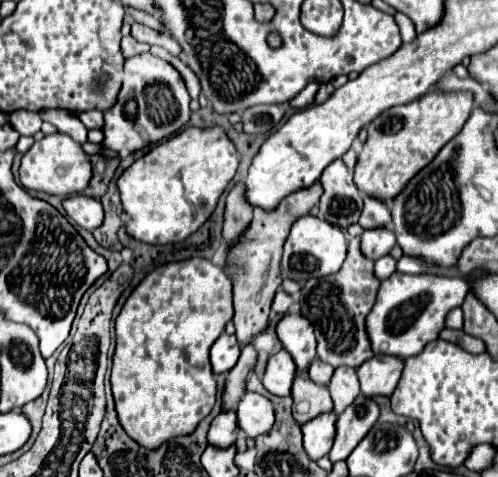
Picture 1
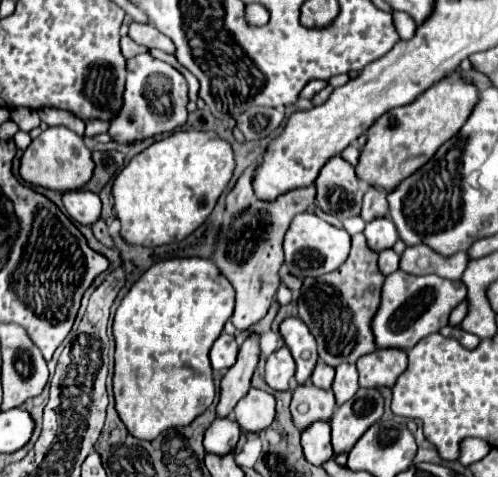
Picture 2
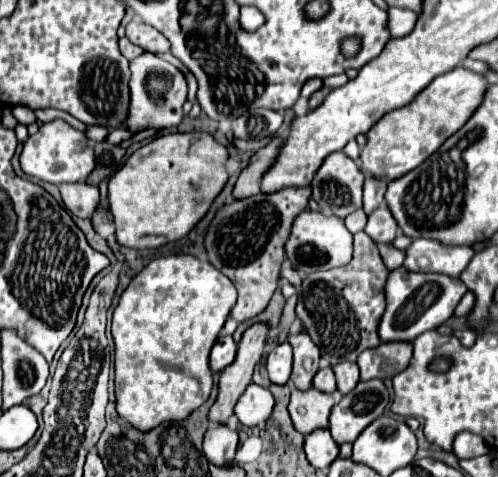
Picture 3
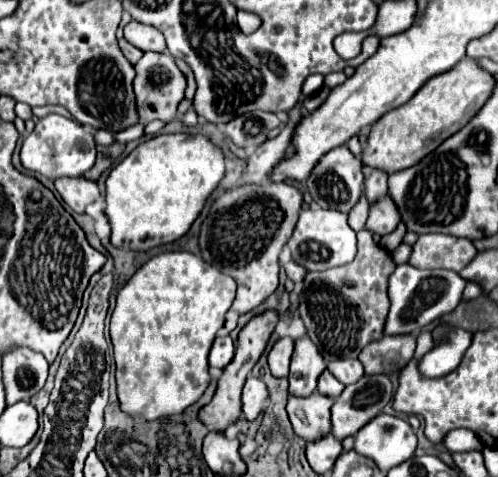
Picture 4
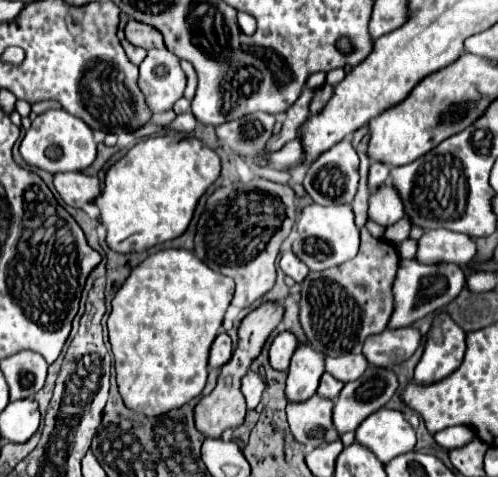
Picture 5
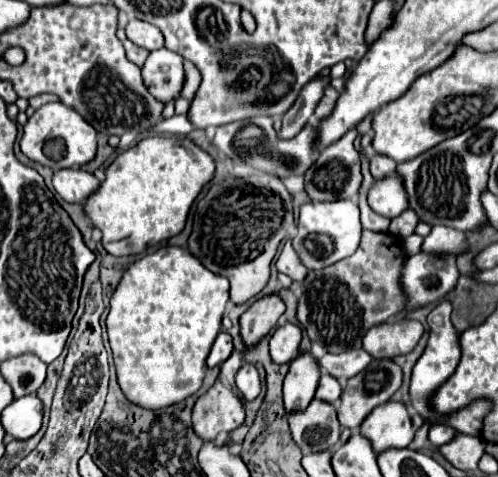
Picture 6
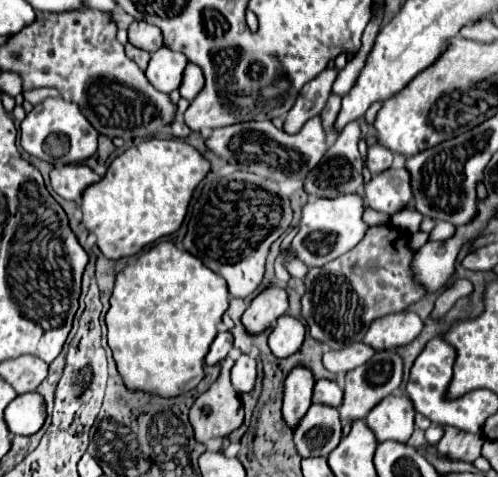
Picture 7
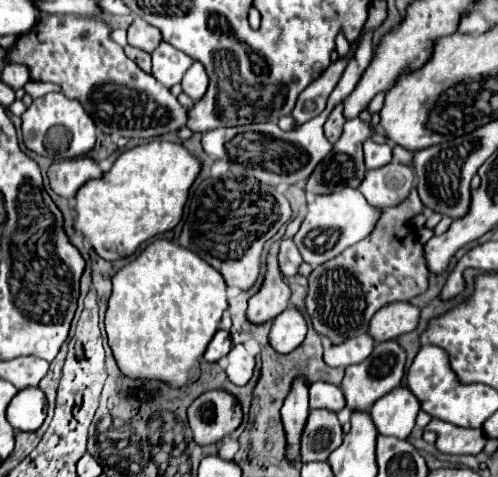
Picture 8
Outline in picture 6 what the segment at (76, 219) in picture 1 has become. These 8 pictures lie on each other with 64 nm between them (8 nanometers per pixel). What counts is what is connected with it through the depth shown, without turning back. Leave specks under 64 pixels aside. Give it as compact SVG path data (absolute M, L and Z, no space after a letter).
M66 168L54 172L52 184L68 204L80 204L96 192L100 180L82 168Z

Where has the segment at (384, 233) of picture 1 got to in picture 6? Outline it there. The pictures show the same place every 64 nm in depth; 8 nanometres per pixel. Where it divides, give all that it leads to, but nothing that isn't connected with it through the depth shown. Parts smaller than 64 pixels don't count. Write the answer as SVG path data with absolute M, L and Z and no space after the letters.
M394 174L374 182L368 192L368 206L388 220L400 216L408 208L408 198L404 196L404 186L400 184L400 178Z

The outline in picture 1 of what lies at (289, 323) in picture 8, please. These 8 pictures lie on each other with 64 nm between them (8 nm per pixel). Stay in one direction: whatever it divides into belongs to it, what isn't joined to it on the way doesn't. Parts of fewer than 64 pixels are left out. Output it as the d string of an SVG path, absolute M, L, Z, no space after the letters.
M280 350L278 354L270 356L268 370L262 378L262 384L274 396L290 396L294 372L296 372L296 364L292 356L288 356L286 350Z

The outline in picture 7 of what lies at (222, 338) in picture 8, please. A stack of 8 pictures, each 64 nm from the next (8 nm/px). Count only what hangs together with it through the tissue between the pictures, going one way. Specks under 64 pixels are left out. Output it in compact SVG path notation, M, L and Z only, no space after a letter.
M220 332L210 346L210 352L206 356L206 364L214 366L214 364L222 362L230 354L230 350L232 350L232 334L230 332Z

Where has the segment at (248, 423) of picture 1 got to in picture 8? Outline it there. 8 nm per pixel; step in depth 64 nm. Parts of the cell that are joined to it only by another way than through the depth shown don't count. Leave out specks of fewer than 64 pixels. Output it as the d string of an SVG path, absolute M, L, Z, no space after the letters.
M238 344L230 350L230 354L226 358L228 358L228 366L226 366L228 380L236 386L246 386L254 372L254 356L250 356L246 352L246 348L242 344Z

